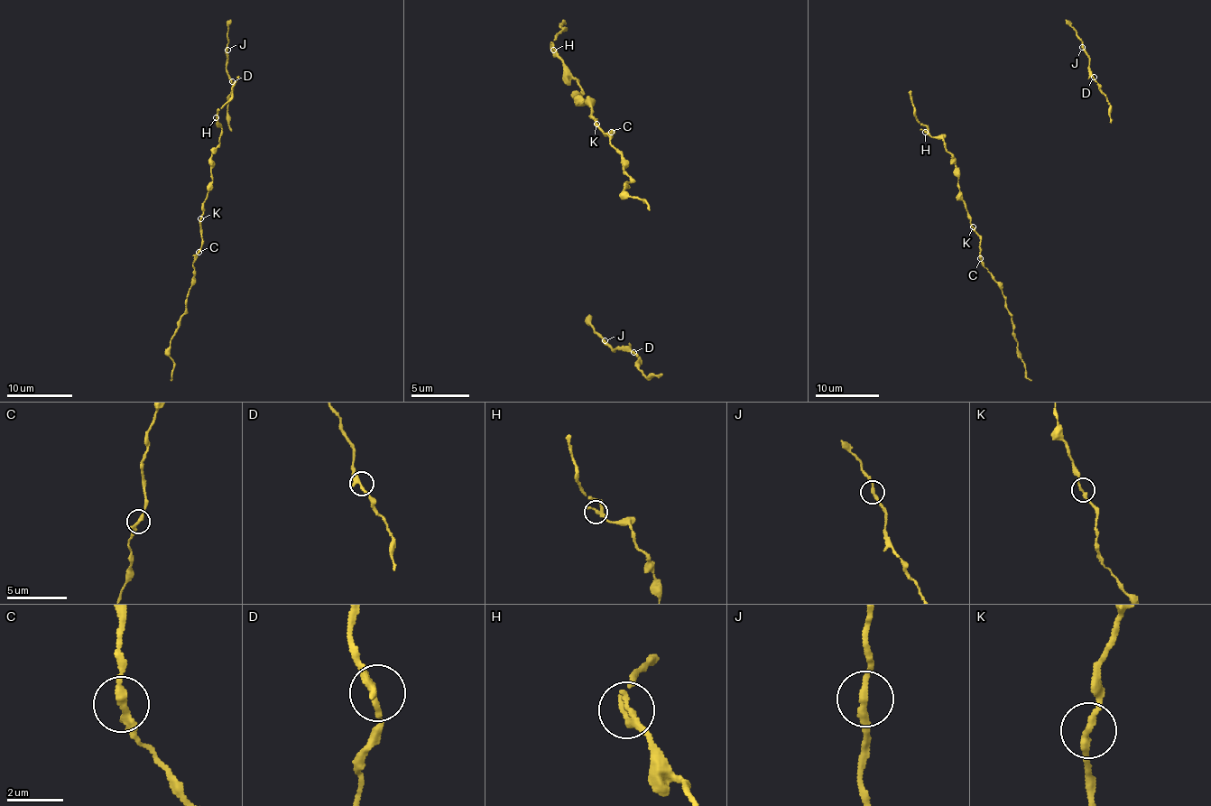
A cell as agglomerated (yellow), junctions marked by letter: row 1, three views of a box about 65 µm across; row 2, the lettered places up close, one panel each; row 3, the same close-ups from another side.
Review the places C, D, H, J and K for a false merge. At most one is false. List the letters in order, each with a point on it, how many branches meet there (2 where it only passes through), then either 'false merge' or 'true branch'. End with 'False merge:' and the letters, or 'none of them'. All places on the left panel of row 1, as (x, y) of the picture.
C: at (198, 252); 2 branches meet; true branch
D: at (232, 81); 2 branches meet; true branch
H: at (216, 117); 2 branches meet; true branch
J: at (227, 50); 2 branches meet; true branch
K: at (200, 218); 2 branches meet; true branch
False merge: none of them

